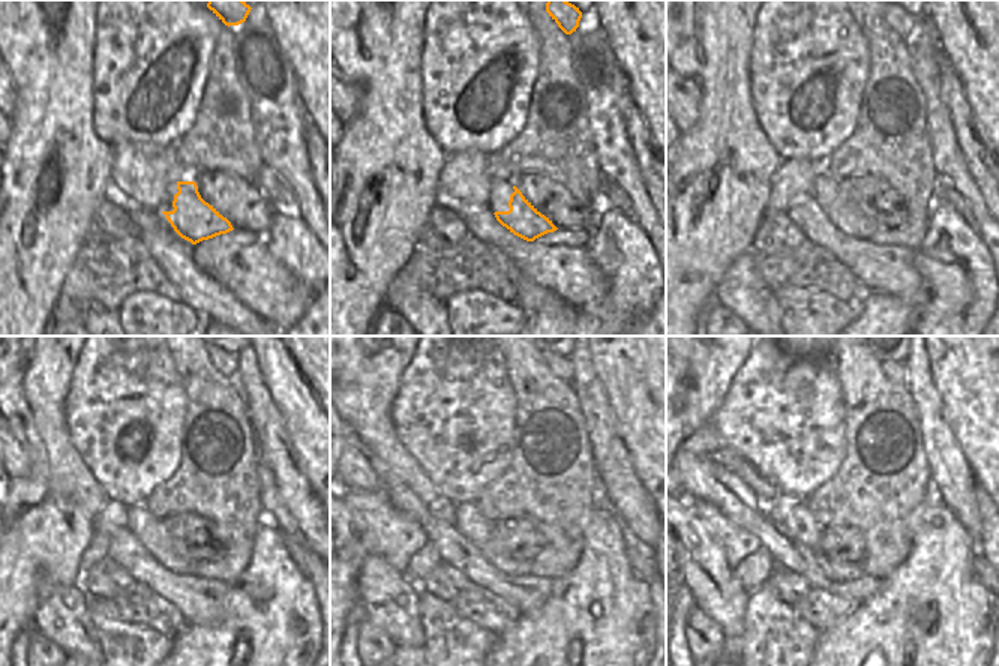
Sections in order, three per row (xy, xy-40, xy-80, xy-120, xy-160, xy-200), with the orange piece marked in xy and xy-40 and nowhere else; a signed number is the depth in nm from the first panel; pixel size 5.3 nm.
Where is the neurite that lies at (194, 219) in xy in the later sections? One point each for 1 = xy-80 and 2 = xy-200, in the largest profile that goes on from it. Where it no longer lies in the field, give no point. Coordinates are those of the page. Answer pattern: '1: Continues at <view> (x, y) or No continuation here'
1: Continues at xy-80 (852, 222)
2: Continues at xy-200 (837, 570)

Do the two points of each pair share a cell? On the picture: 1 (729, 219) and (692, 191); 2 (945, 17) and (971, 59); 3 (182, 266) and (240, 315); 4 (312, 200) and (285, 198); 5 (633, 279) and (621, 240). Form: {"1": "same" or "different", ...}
{"1": "same", "2": "same", "3": "same", "4": "different", "5": "same"}

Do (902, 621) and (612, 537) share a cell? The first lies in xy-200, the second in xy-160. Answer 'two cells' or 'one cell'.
one cell

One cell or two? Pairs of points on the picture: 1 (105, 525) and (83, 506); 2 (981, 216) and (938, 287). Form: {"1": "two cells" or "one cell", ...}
{"1": "two cells", "2": "two cells"}

